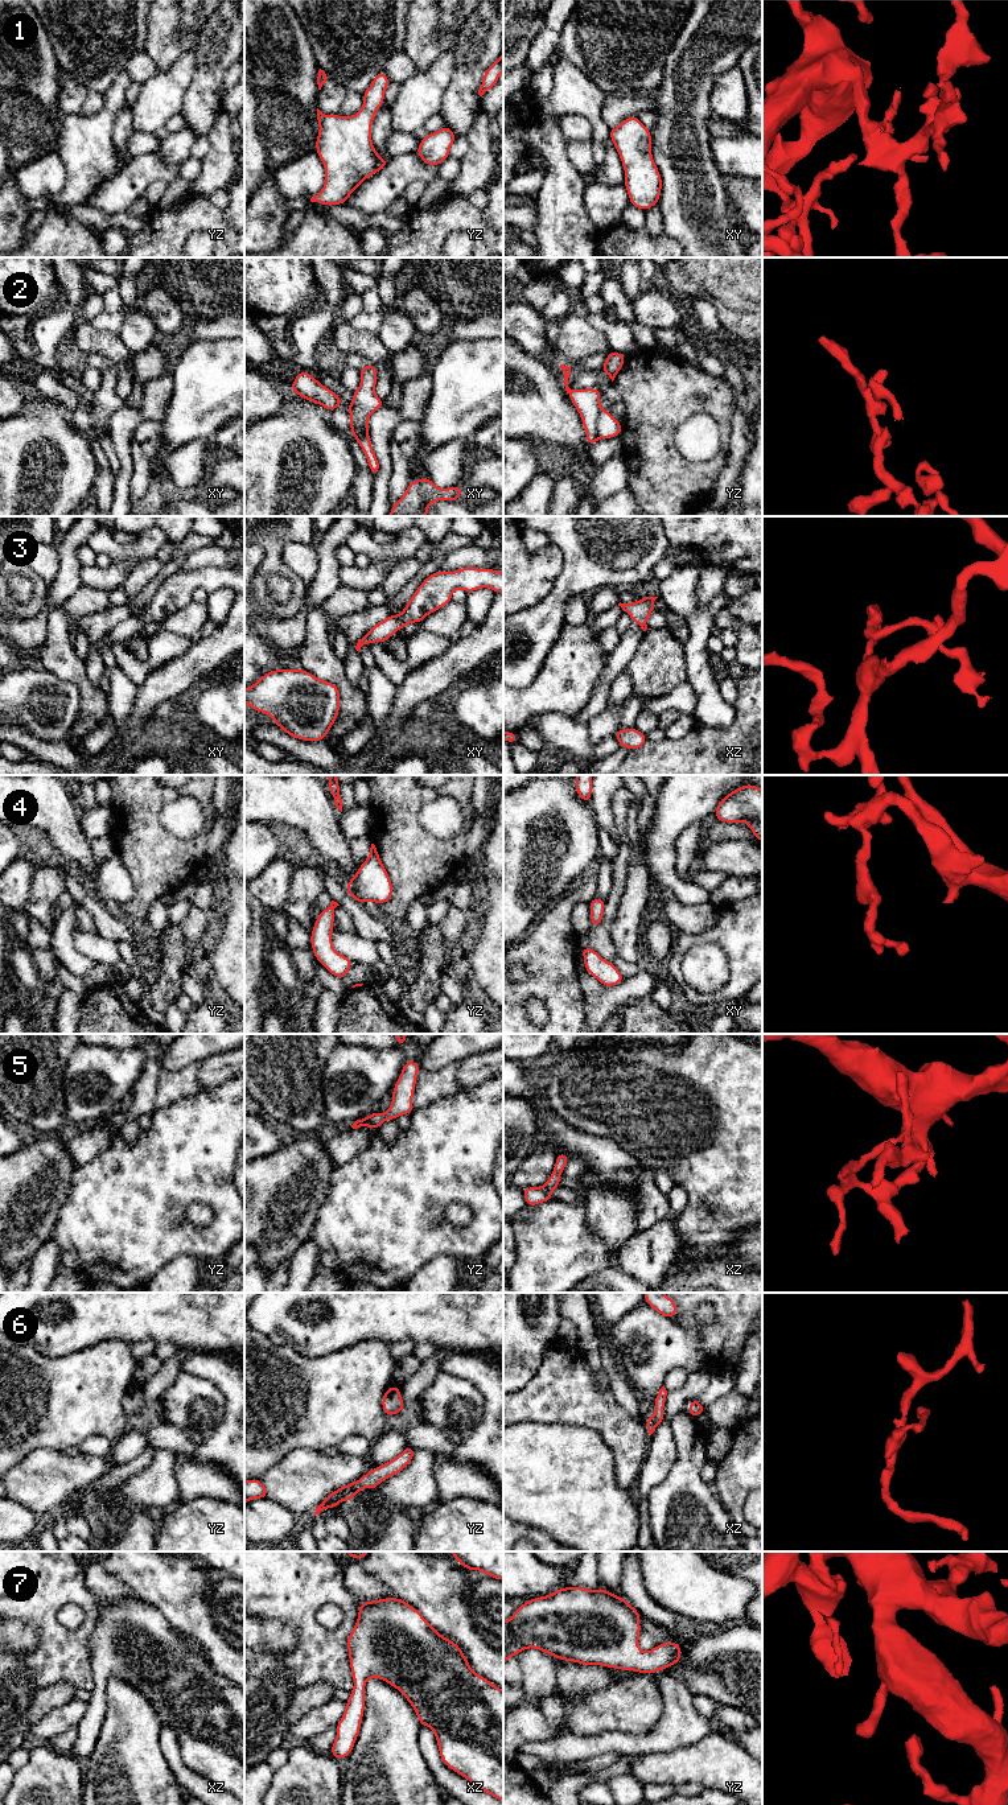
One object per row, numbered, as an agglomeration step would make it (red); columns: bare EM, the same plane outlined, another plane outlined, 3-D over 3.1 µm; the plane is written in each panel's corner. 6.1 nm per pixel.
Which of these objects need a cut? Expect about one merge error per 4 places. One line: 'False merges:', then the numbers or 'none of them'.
False merges: none of them

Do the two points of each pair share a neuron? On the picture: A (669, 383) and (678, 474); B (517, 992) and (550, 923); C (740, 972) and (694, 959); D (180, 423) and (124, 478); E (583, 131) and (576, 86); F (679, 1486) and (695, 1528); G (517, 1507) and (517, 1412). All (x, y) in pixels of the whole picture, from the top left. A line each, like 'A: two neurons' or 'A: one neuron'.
A: one neuron
B: one neuron
C: two neurons
D: two neurons
E: two neurons
F: one neuron
G: two neurons

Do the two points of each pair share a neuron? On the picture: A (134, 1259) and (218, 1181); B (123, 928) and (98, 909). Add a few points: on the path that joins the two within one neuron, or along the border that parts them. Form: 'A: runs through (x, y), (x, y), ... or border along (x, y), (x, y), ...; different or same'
A: runs through (145, 1235), (194, 1186); same
B: runs through (116, 928), (102, 915); same

